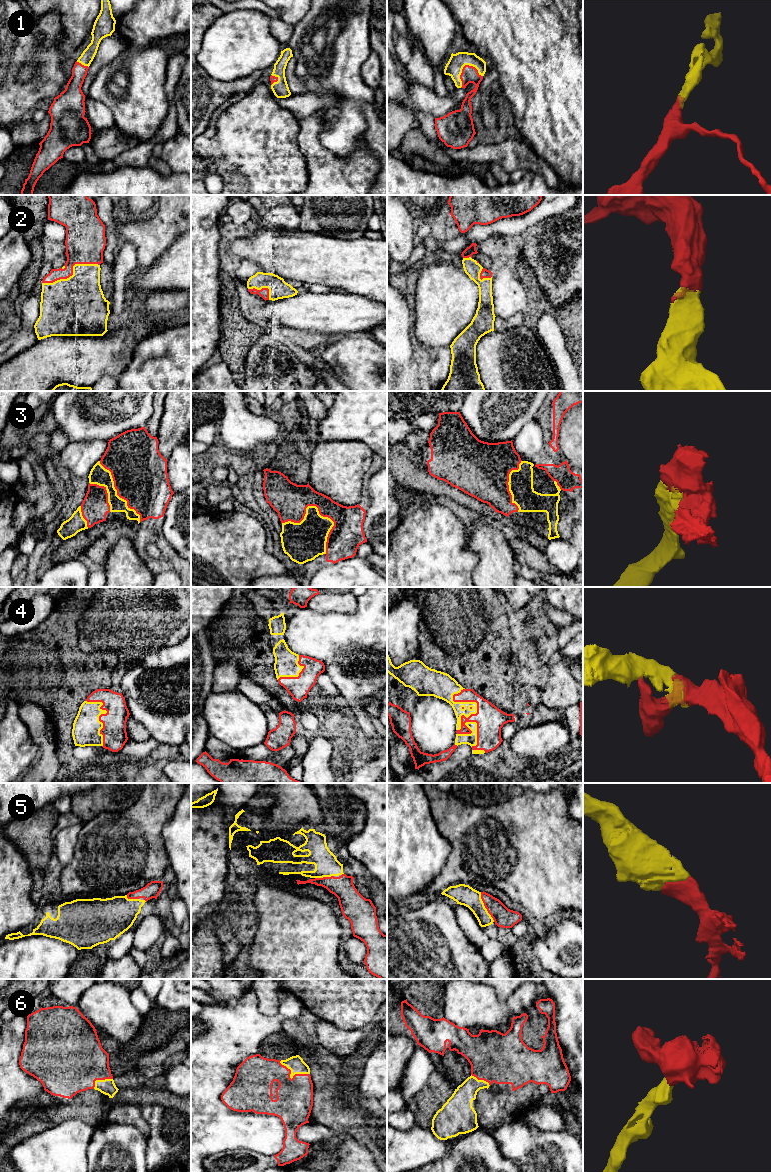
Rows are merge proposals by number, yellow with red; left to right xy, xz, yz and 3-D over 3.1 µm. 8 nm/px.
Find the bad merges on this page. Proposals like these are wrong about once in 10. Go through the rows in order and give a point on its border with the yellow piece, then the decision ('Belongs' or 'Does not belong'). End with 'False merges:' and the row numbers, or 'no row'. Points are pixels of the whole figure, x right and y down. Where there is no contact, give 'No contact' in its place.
1: Touches yellow at yz (461, 72). Belongs
2: Touches yellow at xy (73, 272). Belongs
3: Touches yellow at xz (318, 512). Belongs
4: Touches yellow at yz (476, 703). Belongs
5: Touches yellow at yz (484, 907). Belongs
6: Touches yellow at xz (291, 1078). Belongs
False merges: no row

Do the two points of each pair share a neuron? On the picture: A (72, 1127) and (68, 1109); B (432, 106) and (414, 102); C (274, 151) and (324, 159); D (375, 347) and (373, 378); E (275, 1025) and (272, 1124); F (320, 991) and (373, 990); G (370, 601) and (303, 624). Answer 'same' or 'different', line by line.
A: different
B: same
C: different
D: same
E: same
F: same
G: same

